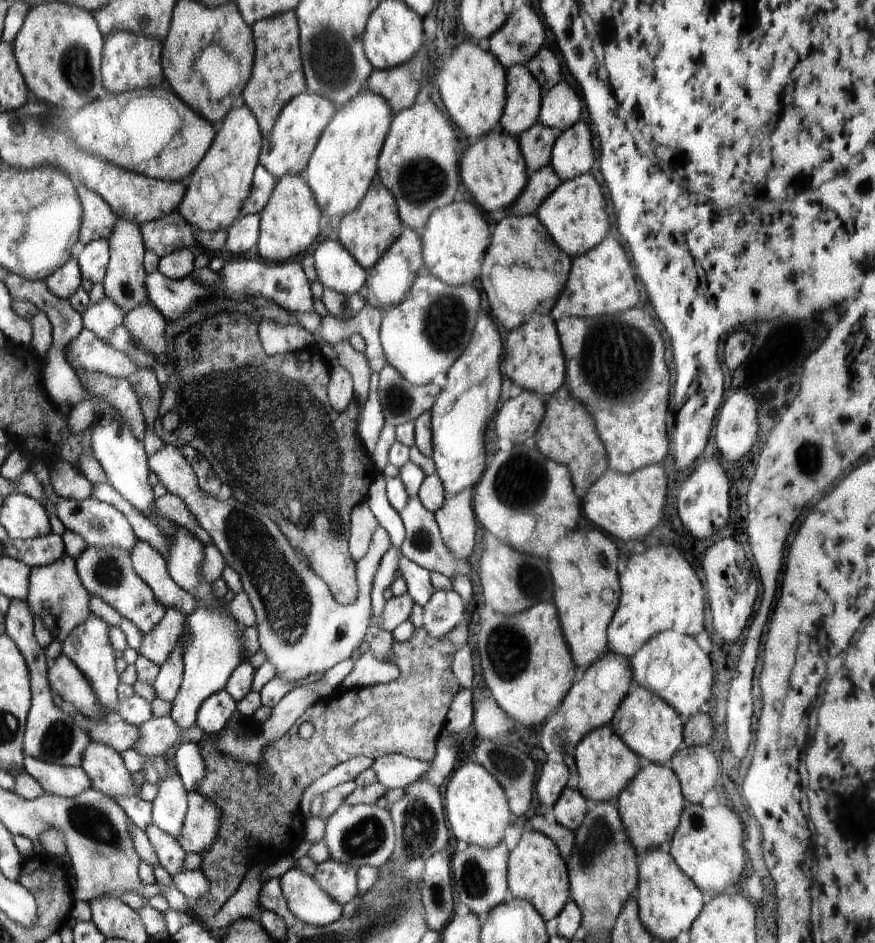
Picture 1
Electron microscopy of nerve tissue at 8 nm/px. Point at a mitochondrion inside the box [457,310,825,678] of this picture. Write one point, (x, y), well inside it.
(520, 482)

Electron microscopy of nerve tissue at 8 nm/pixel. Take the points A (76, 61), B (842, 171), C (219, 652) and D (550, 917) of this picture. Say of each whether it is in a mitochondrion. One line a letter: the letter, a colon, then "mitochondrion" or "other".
A: mitochondrion
B: other
C: mitochondrion
D: other

